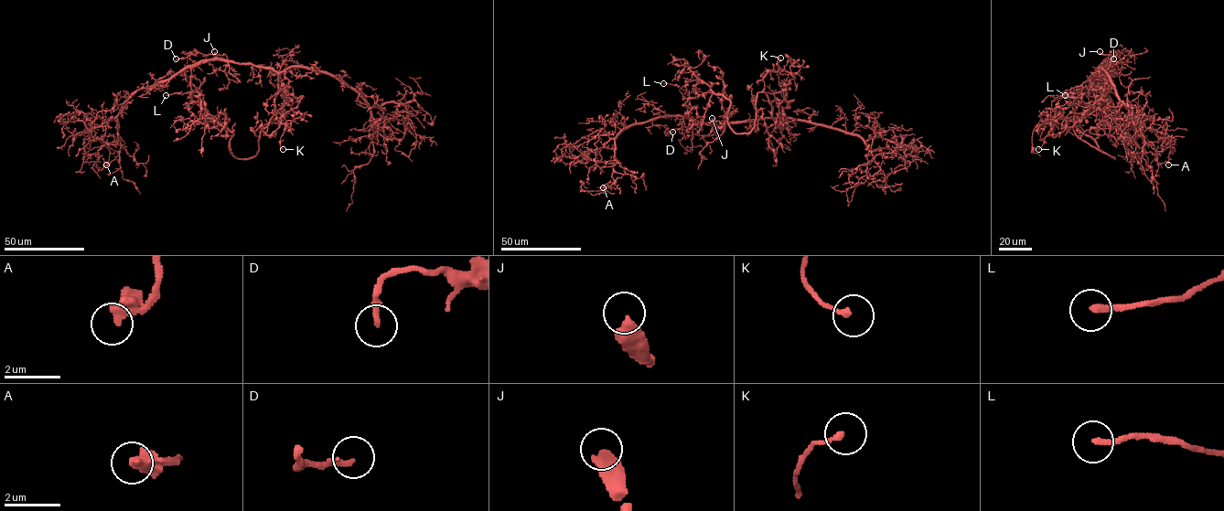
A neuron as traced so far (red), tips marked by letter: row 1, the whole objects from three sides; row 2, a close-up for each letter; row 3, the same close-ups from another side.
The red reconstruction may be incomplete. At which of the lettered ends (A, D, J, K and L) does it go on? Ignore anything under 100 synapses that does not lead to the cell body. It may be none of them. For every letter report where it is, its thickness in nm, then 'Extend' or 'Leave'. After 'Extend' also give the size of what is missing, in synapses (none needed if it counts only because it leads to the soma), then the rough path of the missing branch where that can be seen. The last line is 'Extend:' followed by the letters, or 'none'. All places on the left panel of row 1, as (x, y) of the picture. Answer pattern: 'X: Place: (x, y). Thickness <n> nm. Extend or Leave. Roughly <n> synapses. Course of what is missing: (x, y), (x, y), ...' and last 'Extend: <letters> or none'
A: Place: (106, 165). Thickness 440 nm. Leave
D: Place: (176, 58). Thickness 200 nm. Leave
J: Place: (214, 51). Thickness 380 nm. Extend. Course of what is missing: (214, 51), (206, 49), (195, 40)
K: Place: (283, 149). Thickness 180 nm. Leave
L: Place: (166, 95). Thickness 200 nm. Leave
Extend: J

